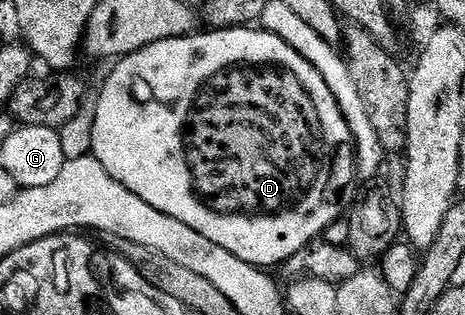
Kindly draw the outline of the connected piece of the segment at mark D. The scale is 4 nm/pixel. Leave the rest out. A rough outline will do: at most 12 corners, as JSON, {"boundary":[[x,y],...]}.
{"boundary":[[258,26],[121,57],[92,155],[263,270],[339,219],[355,138]]}

